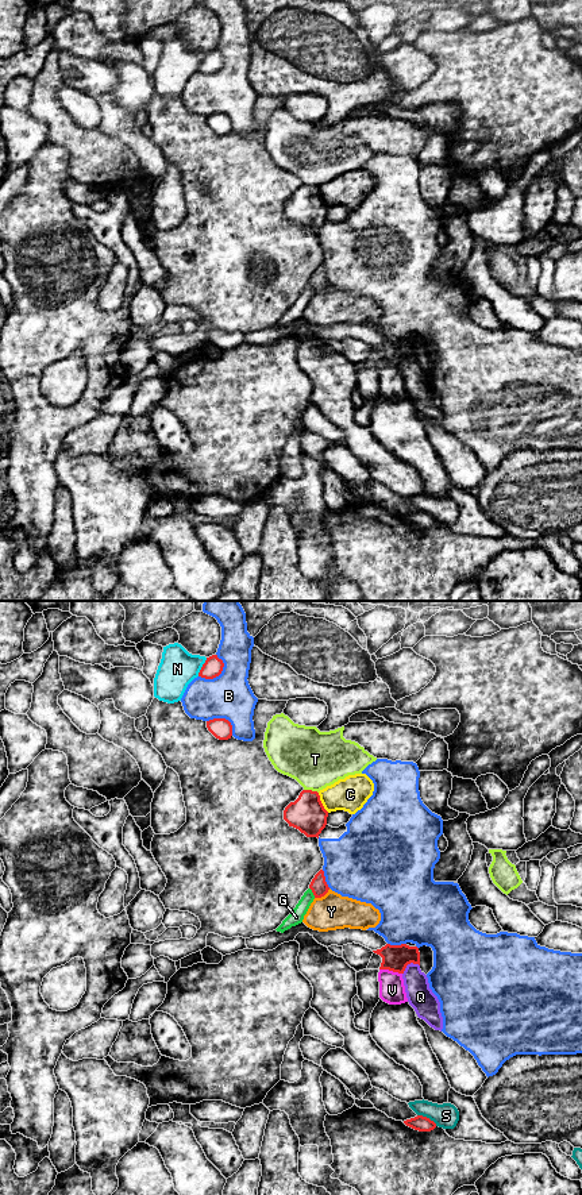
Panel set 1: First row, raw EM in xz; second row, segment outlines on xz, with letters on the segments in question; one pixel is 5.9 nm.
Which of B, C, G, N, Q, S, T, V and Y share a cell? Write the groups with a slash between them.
B / C / G / N / Q / S / T / V / Y

